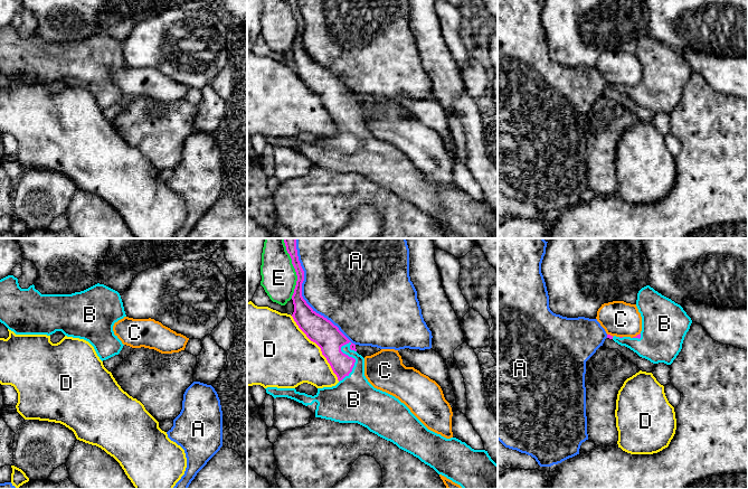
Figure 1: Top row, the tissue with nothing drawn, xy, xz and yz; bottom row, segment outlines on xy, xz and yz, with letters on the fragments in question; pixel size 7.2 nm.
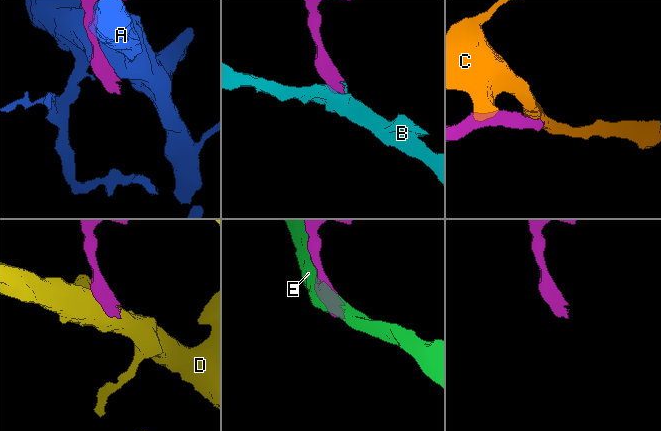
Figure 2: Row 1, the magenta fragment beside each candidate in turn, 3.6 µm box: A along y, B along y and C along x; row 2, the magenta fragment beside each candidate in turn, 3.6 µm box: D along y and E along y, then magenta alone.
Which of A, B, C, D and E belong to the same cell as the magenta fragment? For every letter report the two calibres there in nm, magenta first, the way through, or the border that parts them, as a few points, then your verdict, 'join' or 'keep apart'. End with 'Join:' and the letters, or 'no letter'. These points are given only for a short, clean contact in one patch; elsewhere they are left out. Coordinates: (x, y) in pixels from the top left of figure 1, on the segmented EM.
A: 180/460 nm | keep apart
B: 190/260 nm | across xz (327, 336), (353, 358), (353, 393) | join
C: 30/260 nm | keep apart
D: 190/420 nm | keep apart
E: 100/260 nm | keep apart
Join: B

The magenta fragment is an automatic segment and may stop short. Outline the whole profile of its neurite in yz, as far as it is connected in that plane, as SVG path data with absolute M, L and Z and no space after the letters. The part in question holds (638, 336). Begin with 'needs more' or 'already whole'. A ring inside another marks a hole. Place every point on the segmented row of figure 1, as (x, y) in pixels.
needs more; M650 285L638 291L636 307L642 317L641 333L633 338L610 335L607 338L653 364L671 365L682 349L691 318L680 304Z

